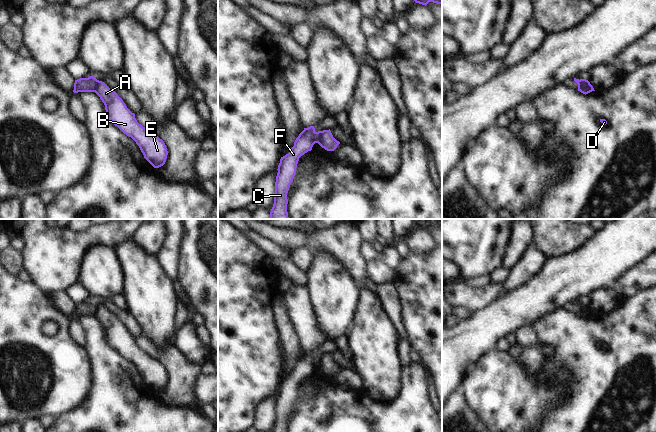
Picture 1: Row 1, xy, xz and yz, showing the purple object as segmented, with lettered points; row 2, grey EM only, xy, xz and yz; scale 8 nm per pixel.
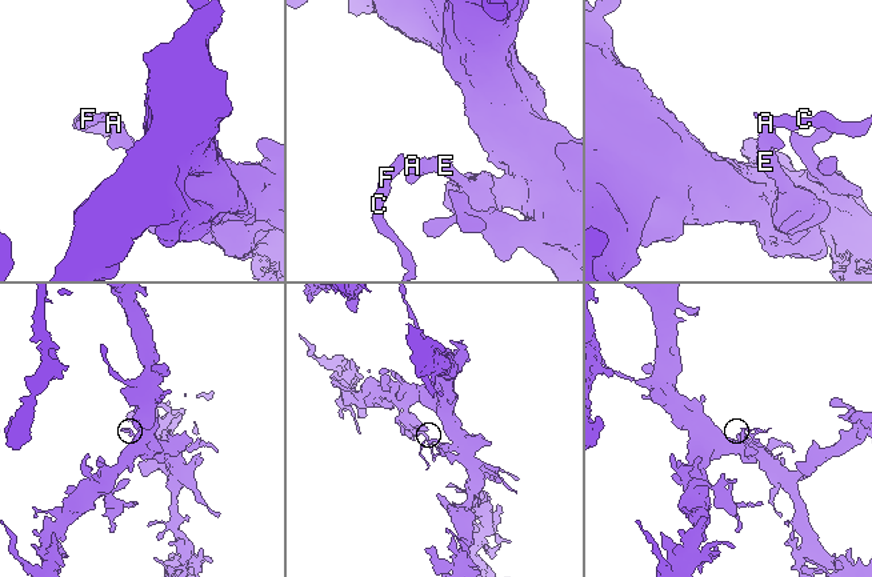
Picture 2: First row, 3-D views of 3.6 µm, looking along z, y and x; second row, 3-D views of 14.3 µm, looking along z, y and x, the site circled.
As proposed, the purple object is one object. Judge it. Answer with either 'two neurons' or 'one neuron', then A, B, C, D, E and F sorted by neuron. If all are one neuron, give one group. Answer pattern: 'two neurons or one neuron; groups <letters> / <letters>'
two neurons; groups A B D E / C F

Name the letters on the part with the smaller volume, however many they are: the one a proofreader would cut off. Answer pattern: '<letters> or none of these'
C, F

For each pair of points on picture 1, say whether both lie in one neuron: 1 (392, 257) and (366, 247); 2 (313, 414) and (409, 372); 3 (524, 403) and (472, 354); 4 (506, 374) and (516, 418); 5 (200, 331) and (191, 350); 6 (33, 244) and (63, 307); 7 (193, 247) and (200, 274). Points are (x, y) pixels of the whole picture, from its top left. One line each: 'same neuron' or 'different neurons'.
1: same neuron
2: same neuron
3: different neurons
4: same neuron
5: different neurons
6: different neurons
7: same neuron

